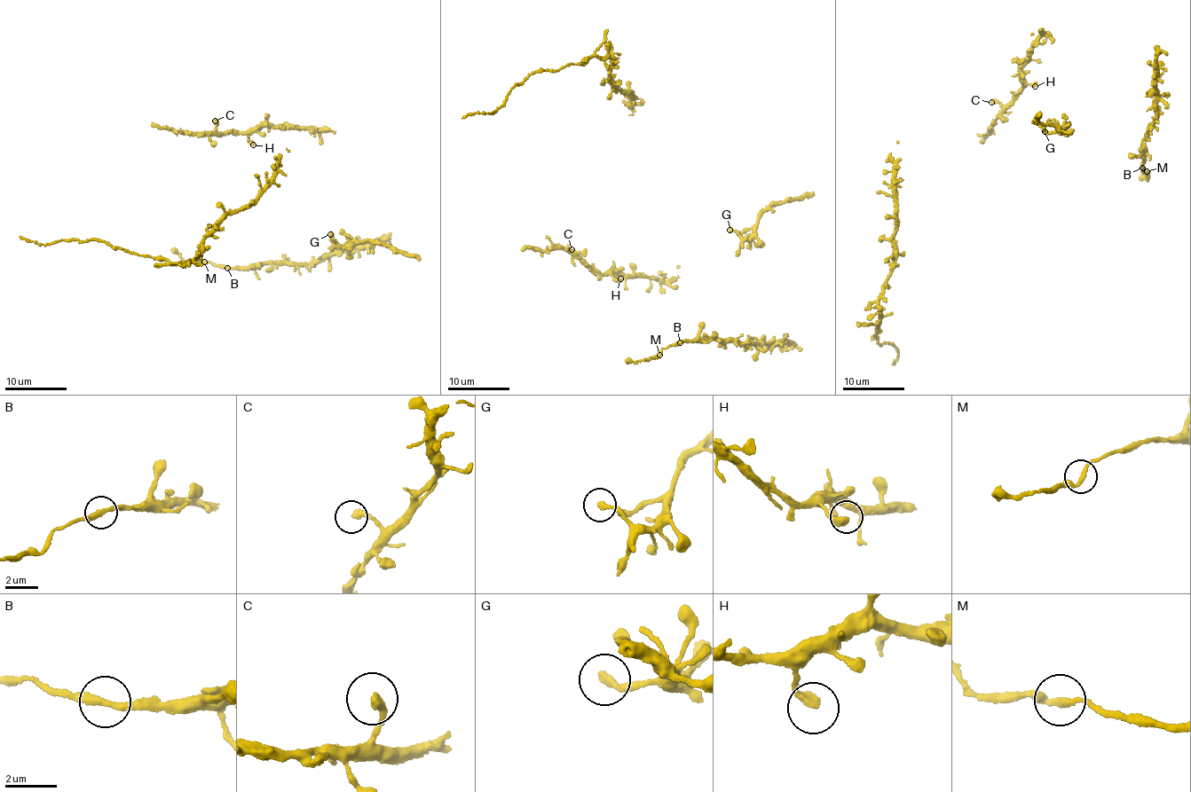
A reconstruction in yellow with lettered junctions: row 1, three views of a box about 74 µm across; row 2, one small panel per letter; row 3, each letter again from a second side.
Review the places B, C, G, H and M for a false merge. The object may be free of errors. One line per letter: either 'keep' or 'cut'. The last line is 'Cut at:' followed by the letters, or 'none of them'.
B: keep
C: keep
G: keep
H: keep
M: keep
Cut at: none of them

